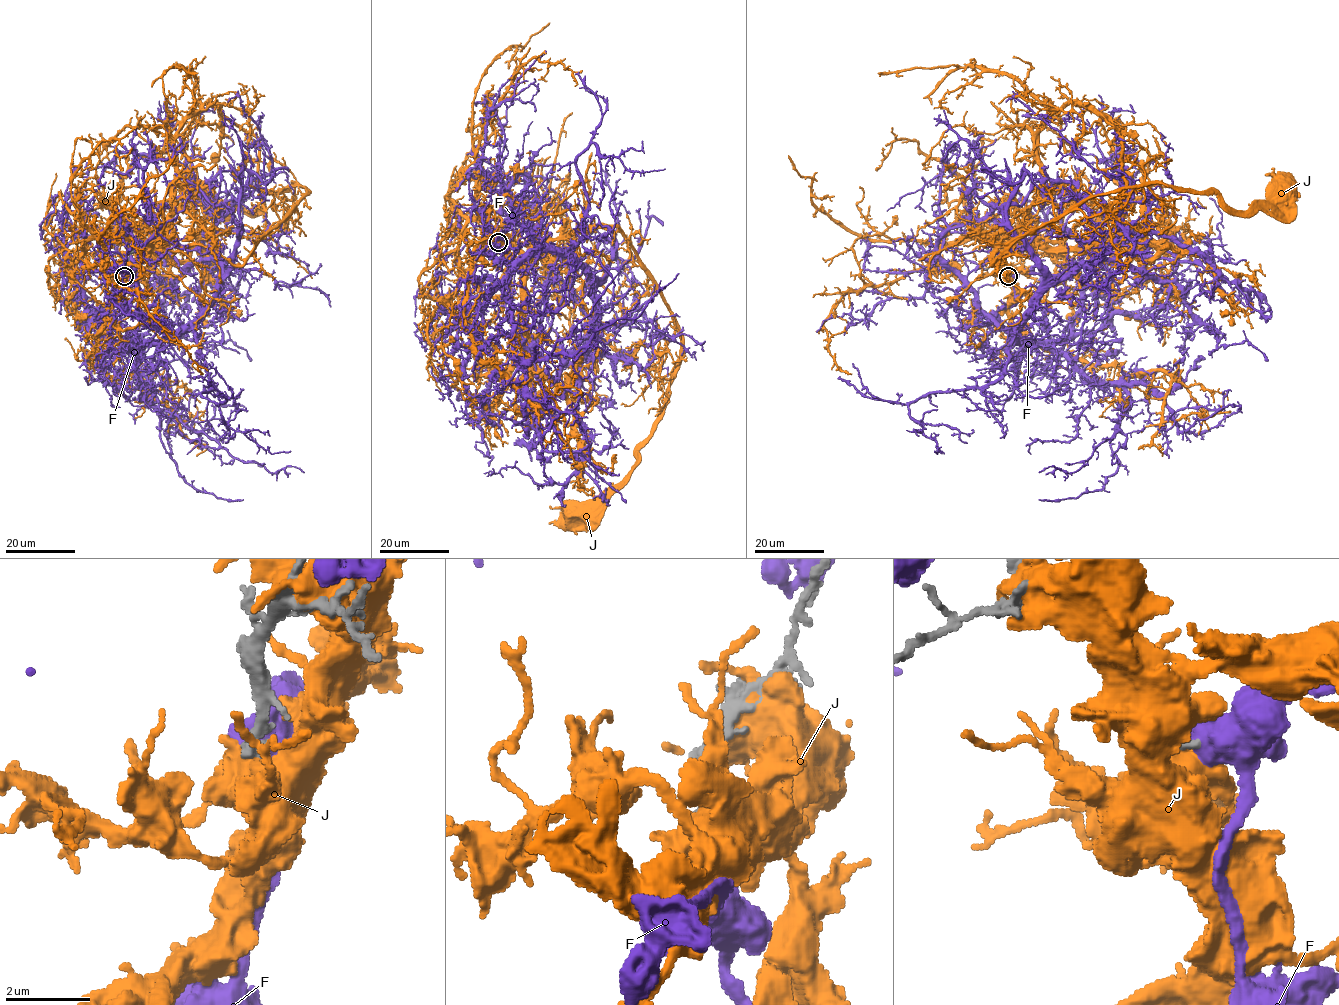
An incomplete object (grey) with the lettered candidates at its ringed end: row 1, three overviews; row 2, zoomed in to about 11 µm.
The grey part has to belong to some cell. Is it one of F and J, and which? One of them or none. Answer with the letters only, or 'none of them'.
none of them

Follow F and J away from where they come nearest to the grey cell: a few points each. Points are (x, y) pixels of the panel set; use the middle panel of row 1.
F: (499, 245), (518, 223), (588, 273), (595, 321), (554, 376), (533, 381), (529, 358), (594, 182)
J: (499, 243), (531, 252), (616, 226), (679, 328), (678, 370), (637, 460), (572, 514)

